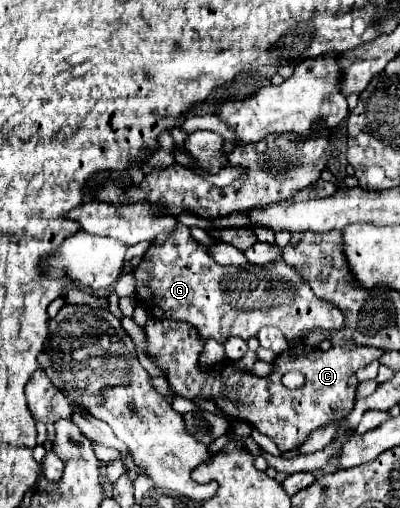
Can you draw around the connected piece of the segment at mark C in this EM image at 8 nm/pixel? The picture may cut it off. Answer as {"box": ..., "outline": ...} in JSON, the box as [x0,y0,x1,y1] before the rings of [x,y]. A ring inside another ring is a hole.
{"box":[144,319,382,451],"outline":[[[150,319],[144,331],[148,337],[148,353],[156,357],[156,365],[168,373],[168,383],[178,395],[184,395],[188,399],[196,395],[204,399],[214,399],[222,411],[252,423],[260,433],[268,435],[280,451],[298,449],[314,429],[342,421],[354,407],[354,397],[358,389],[356,371],[364,369],[370,361],[382,355],[382,351],[376,347],[342,345],[322,351],[310,345],[292,345],[292,349],[286,349],[276,357],[272,373],[262,379],[252,375],[250,371],[232,369],[232,365],[198,369],[202,343],[198,331],[186,321]],[[290,369],[300,369],[300,373],[304,373],[306,377],[304,387],[298,391],[290,391],[282,385],[282,375]]]}

